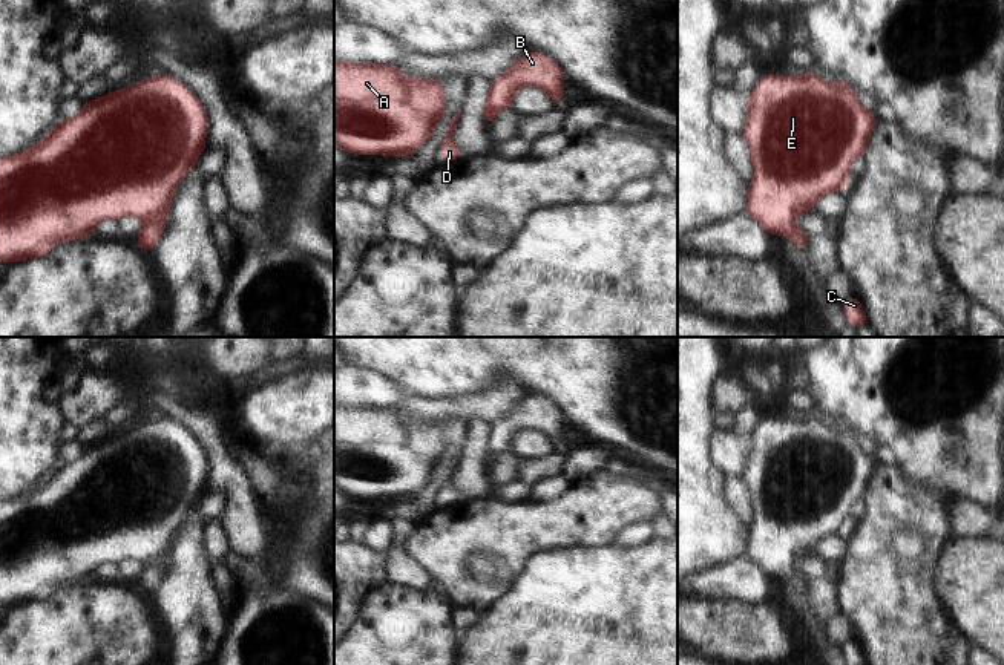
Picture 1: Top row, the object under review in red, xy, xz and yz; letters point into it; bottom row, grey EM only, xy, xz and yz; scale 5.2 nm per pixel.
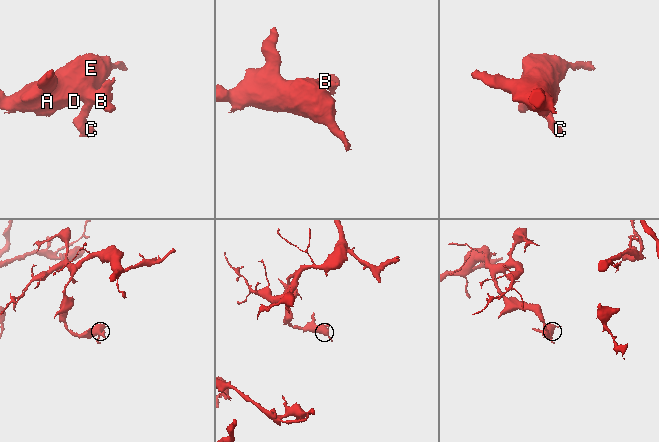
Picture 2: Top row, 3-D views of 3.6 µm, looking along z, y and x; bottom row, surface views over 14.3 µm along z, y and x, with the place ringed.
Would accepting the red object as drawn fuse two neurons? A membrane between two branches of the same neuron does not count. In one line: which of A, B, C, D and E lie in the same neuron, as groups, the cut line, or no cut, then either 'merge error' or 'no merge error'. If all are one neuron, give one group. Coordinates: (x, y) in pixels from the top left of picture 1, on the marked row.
groups A B C D E; cut none; no merge error

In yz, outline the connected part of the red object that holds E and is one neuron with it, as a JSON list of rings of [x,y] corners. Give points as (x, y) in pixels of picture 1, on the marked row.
[[[812,70],[800,77],[777,77],[765,72],[746,100],[748,116],[742,135],[748,141],[754,178],[748,184],[745,213],[760,222],[768,234],[789,236],[797,247],[806,250],[808,234],[794,224],[794,218],[815,208],[825,193],[846,190],[852,179],[849,165],[866,153],[877,116],[861,106],[854,86],[842,80],[828,83]]]

